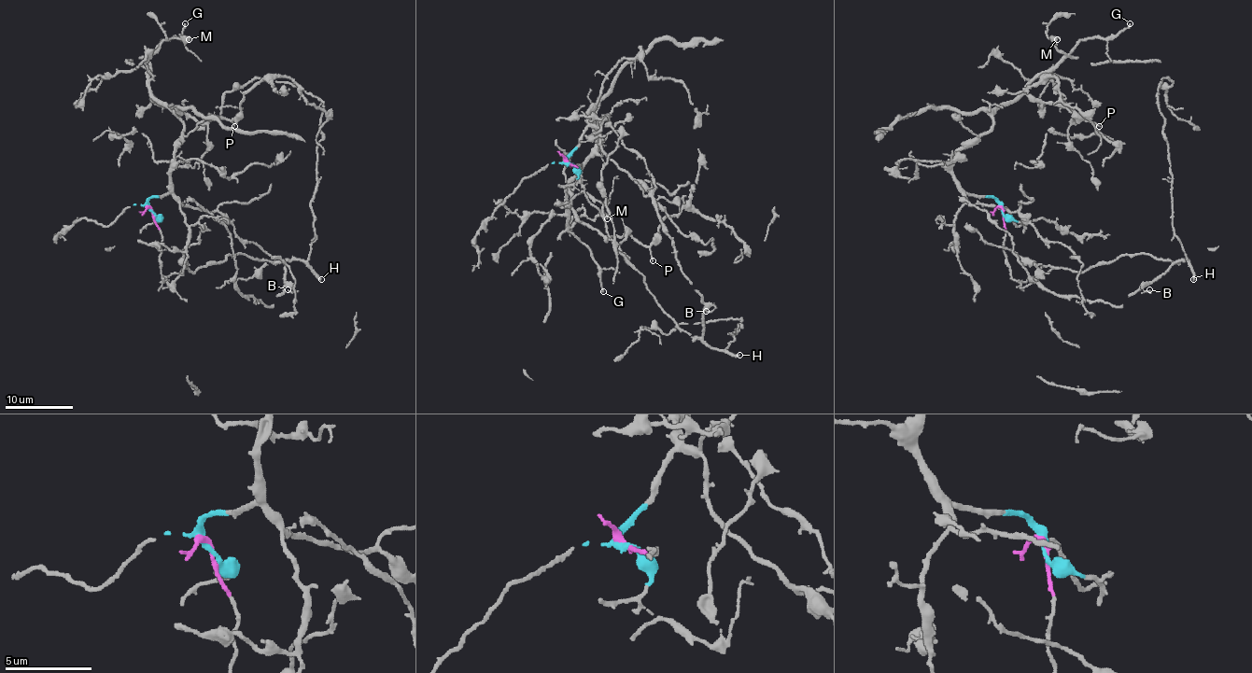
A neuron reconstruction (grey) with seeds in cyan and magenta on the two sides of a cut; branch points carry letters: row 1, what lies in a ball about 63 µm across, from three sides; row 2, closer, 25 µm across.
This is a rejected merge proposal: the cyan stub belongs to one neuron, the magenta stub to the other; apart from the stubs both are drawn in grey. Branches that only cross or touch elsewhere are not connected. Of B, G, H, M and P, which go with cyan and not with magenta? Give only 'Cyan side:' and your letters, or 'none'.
Cyan side: G, M, P

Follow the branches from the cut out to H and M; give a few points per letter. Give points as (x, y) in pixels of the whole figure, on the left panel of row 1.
H: (149, 207), (161, 235), (163, 281), (187, 267), (194, 273), (238, 254), (263, 260), (301, 260), (321, 279)
M: (149, 209), (147, 201), (170, 189), (170, 161), (184, 126), (149, 91), (149, 56), (163, 41), (189, 39)

